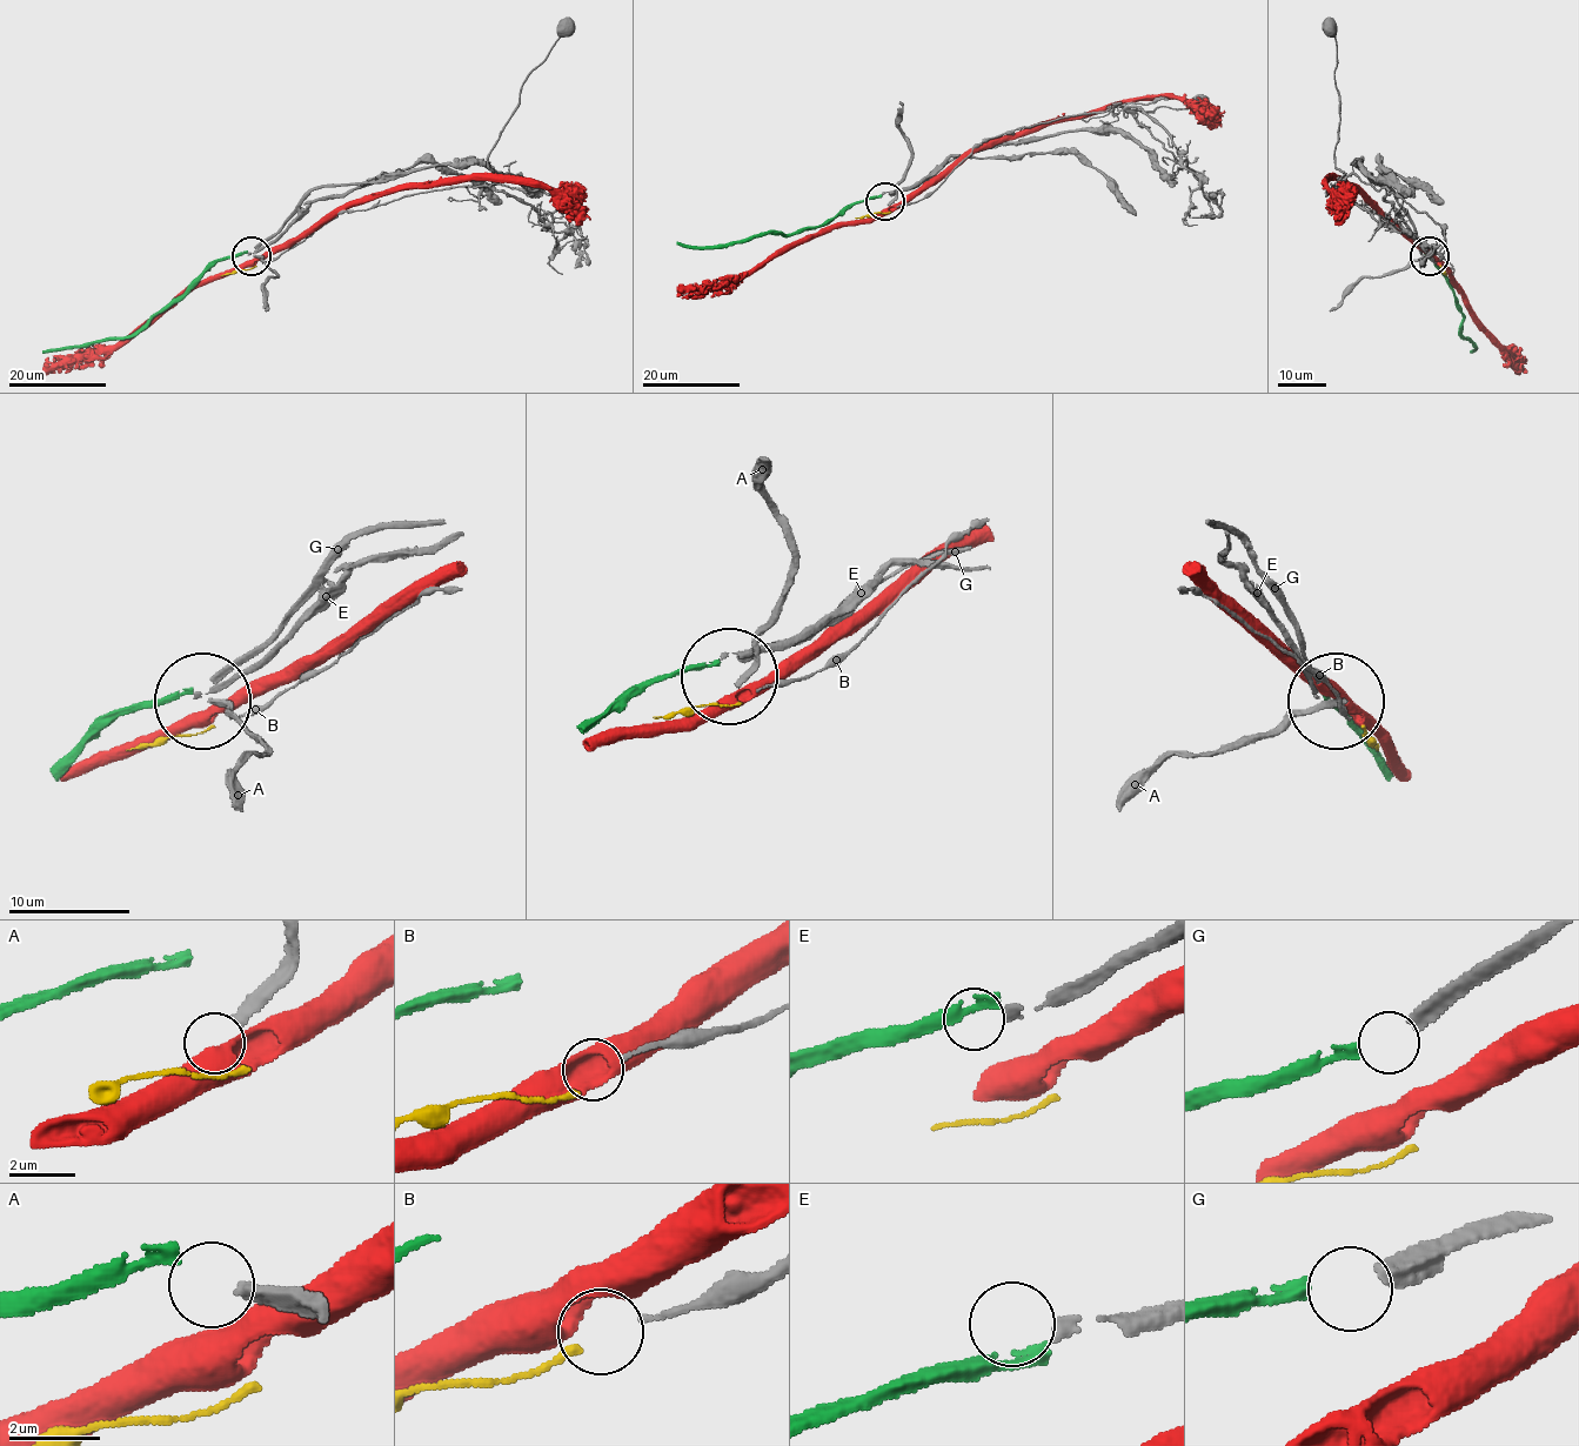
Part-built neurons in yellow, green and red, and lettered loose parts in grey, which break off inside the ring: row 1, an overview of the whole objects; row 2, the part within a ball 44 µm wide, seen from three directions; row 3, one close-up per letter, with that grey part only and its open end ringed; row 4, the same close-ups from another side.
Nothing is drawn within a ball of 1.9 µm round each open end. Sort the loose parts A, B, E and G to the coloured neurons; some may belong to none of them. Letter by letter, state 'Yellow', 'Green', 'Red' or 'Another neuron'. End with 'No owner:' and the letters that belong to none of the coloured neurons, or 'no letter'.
A: Another neuron
B: Yellow
E: Another neuron
G: Green
No owner: A, E

